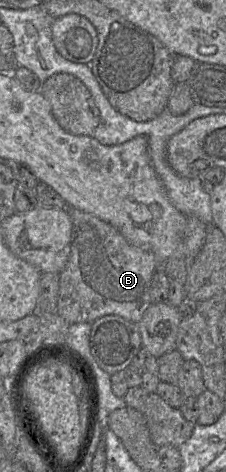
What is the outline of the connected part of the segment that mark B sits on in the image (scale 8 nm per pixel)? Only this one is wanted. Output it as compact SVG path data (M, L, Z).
M67 207L72 221L70 254L66 266L59 273L58 313L69 325L88 322L105 315L118 315L138 323L145 310L152 304L149 286L152 275L160 265L155 255L130 244L122 234L109 223L82 210Z

